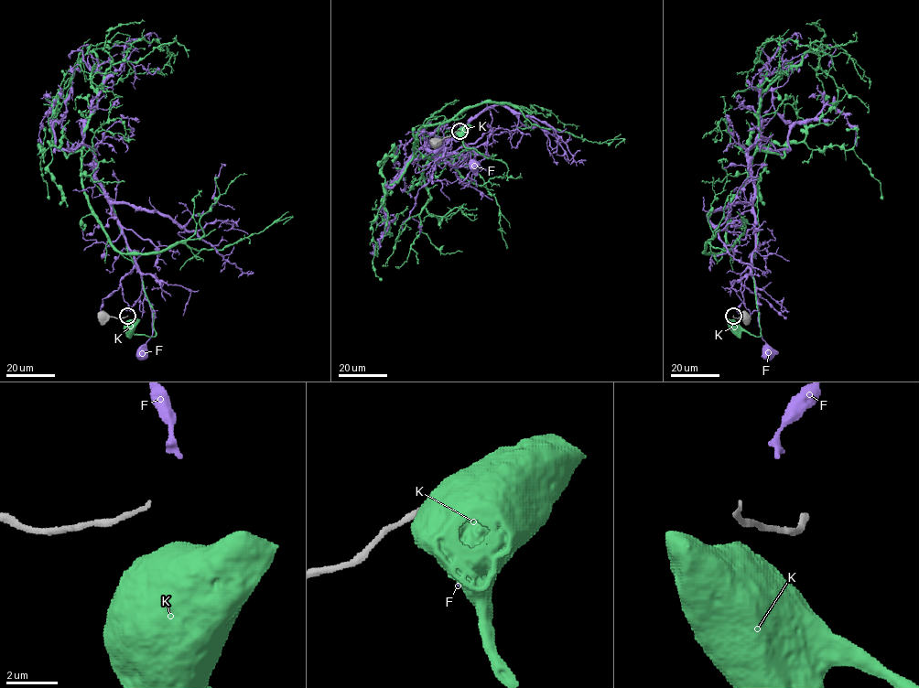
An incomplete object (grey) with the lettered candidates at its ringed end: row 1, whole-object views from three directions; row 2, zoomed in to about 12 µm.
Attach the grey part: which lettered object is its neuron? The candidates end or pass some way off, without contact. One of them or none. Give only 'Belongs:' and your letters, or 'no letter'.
Belongs: no letter

